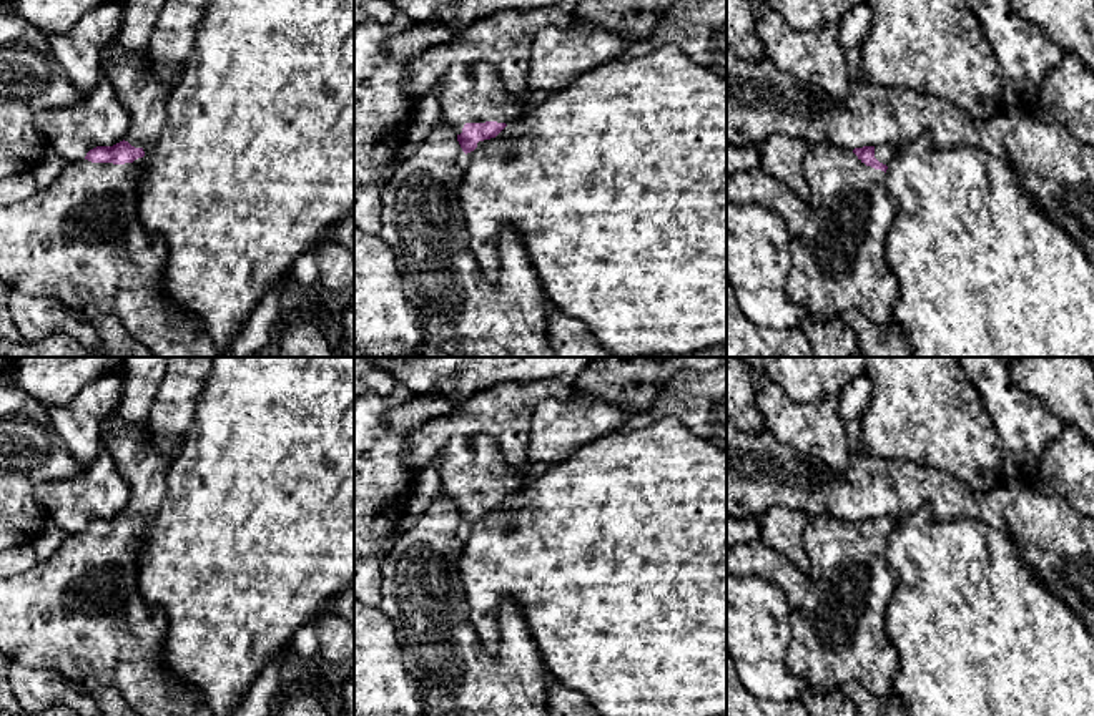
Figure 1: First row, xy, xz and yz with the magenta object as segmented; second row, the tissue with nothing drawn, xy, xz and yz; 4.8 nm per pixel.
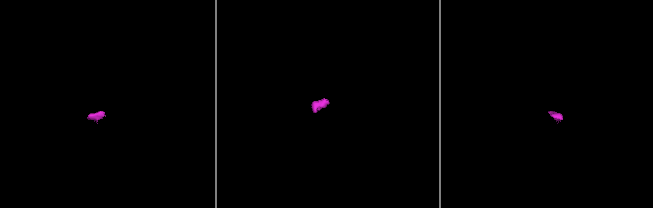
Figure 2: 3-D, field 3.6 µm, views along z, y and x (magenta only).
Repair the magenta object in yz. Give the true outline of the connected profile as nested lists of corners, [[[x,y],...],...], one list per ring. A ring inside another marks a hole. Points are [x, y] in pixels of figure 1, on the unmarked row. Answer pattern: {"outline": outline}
{"outline": [[[830,515],[810,517],[803,545],[810,560],[810,588],[801,606],[793,611],[793,638],[786,651],[790,671],[808,689],[833,693],[855,681],[878,698],[893,694],[899,671],[885,620],[898,576],[886,560],[886,542],[896,520],[888,517],[855,522]]]}

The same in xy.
{"outline": [[[128,513],[96,518],[67,538],[28,571],[0,580],[0,653],[30,669],[55,673],[86,693],[116,689],[141,716],[214,716],[201,693],[178,679],[165,663],[168,620],[161,608],[145,603],[138,585],[143,520]]]}

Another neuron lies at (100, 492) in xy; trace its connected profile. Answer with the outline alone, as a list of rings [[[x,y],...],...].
[[[101,444],[100,454],[85,472],[67,480],[38,483],[32,495],[65,535],[78,533],[96,518],[125,512],[131,490],[120,475],[115,459]]]

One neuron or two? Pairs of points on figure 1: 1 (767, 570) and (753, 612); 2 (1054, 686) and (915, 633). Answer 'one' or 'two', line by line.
1: two
2: one

